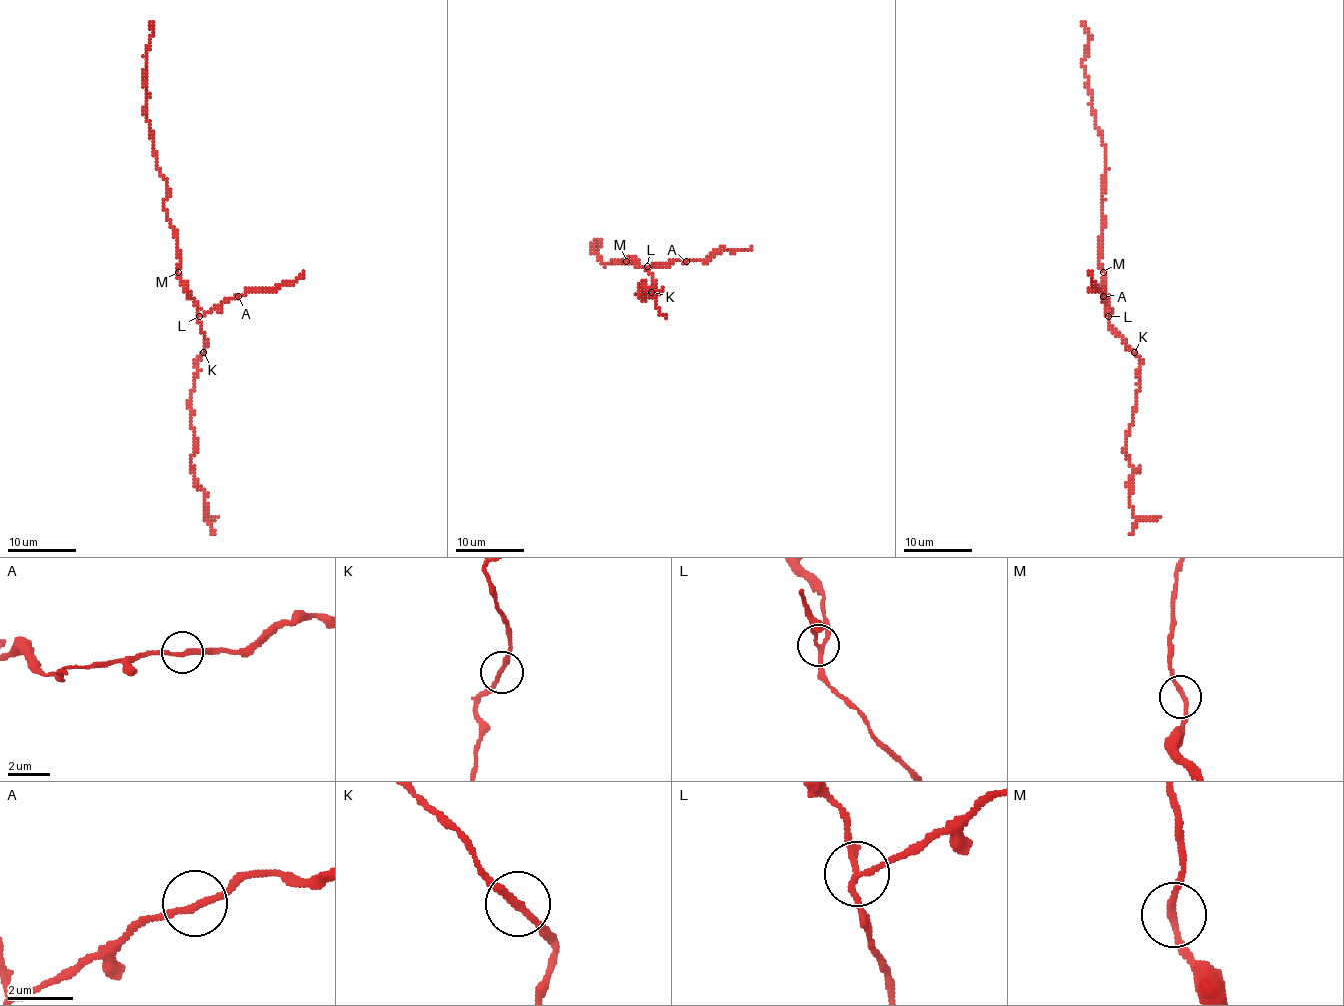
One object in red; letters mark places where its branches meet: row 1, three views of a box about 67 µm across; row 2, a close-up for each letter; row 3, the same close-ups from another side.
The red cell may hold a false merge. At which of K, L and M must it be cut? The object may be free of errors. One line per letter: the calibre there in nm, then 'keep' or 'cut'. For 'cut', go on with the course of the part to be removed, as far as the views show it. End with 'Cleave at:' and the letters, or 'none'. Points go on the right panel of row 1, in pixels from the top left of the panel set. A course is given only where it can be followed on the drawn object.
K: 220 nm thick; keep
L: 170 nm thick; cut; foreign part runs (1108, 316), (1103, 289), (1091, 286), (1091, 270)
M: 190 nm thick; keep
Cleave at: L

